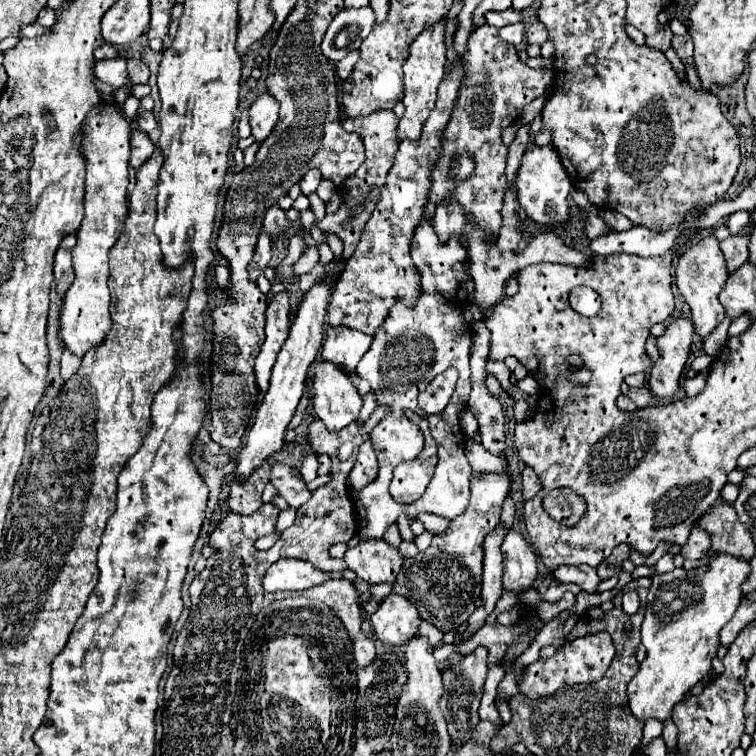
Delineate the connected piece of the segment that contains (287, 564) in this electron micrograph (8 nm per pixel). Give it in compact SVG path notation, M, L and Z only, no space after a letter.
M282 558L270 566L270 570L264 576L264 590L276 592L276 590L306 590L316 584L322 584L330 578L346 578L356 580L356 574L352 570L344 572L322 572L314 568L310 562L304 560L292 560Z

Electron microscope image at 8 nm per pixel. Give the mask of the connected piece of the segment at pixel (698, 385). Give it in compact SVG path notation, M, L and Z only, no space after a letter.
M702 370L702 372L698 372L696 378L686 380L686 382L684 382L686 394L688 394L688 396L696 396L696 394L700 394L700 392L704 390L704 386L706 386L706 378L708 378L708 370Z

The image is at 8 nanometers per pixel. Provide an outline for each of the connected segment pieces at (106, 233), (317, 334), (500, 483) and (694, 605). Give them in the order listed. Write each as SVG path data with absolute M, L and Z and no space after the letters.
M106 102L102 110L94 110L86 118L82 154L86 154L86 216L78 228L78 244L72 250L74 280L64 294L64 304L58 320L58 338L62 348L82 358L90 348L100 346L112 326L110 320L110 292L108 292L108 252L116 244L124 220L126 190L128 188L128 160L130 160L130 122Z
M328 284L314 286L310 292L304 294L304 300L300 304L300 310L296 314L294 324L290 326L290 336L284 342L278 360L272 368L272 378L270 378L270 388L266 396L262 398L258 410L256 410L256 420L246 436L246 442L242 450L236 456L236 468L234 468L234 478L242 484L246 482L254 470L258 470L272 454L276 454L284 446L284 432L296 412L296 406L302 398L304 392L304 382L310 364L316 360L316 354L322 348L324 340L324 320L326 320L326 306L330 300L330 288Z
M476 474L472 476L472 498L464 514L454 518L442 534L436 534L426 552L416 554L394 584L394 594L410 598L418 608L420 618L436 626L440 632L458 630L468 616L476 610L476 602L482 590L482 558L484 558L484 538L494 532L500 524L502 504L508 494L510 480L500 474Z
M714 554L708 566L690 572L684 568L676 568L668 574L652 574L652 586L648 592L648 604L642 622L642 644L646 646L648 654L646 660L640 664L638 674L630 680L626 688L630 712L634 714L634 718L638 718L640 722L646 722L650 718L660 722L670 720L674 706L684 700L684 696L690 692L694 684L708 676L712 668L712 658L718 650L718 630L734 616L742 598L740 584L748 576L750 564L728 554Z

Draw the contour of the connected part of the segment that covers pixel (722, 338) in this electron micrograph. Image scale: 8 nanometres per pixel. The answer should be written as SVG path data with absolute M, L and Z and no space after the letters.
M722 322L722 324L720 324L708 338L704 338L702 348L704 348L704 352L706 352L708 356L716 358L716 356L720 354L724 342L728 340L728 326L730 326L730 322Z

